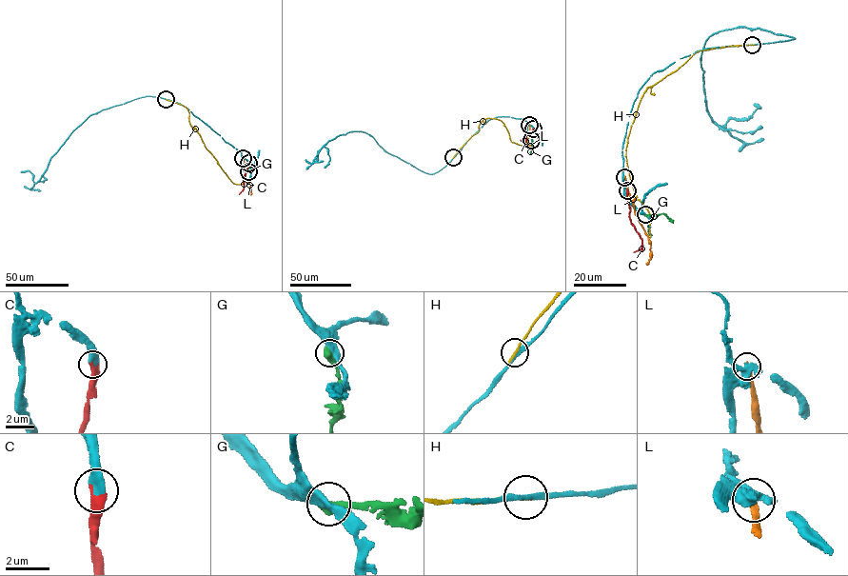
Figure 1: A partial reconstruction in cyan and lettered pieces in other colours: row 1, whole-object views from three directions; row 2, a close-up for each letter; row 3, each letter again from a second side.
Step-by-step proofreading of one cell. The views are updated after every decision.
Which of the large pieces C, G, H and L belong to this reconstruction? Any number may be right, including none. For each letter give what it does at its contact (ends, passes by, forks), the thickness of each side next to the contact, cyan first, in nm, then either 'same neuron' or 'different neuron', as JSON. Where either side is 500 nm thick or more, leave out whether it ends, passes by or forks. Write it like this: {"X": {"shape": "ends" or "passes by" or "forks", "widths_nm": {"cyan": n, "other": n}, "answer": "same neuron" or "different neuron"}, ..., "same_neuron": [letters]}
{"C": {"shape": "ends", "widths_nm": {"cyan": 480, "other": 480}, "answer": "same neuron"}, "G": {"widths_nm": {"cyan": 440, "other": 550}, "answer": "different neuron"}, "H": {"shape": "ends", "widths_nm": {"cyan": 240, "other": 200}, "answer": "different neuron"}, "L": {"widths_nm": {"cyan": 600, "other": 320}, "answer": "different neuron"}, "same_neuron": ["C"]}

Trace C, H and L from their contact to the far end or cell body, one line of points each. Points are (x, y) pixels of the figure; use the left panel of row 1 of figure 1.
C: (248, 163), (244, 188), (239, 194)
H: (166, 99), (186, 107), (189, 122), (205, 147), (231, 181), (243, 183)
L: (243, 158), (245, 181), (250, 186), (250, 194)

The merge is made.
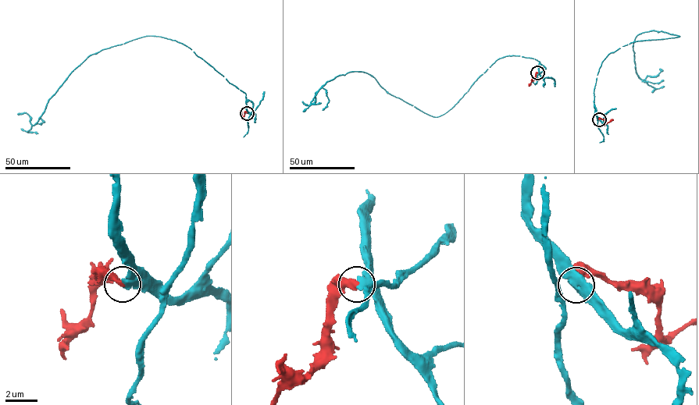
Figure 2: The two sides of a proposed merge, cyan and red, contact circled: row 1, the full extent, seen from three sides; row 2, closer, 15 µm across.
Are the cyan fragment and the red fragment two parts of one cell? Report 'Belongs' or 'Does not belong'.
Belongs

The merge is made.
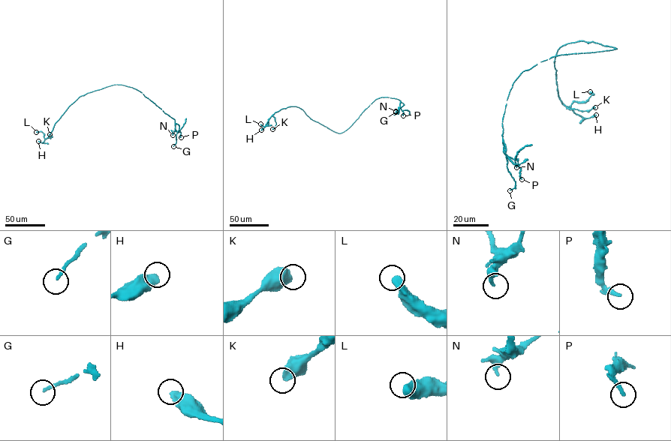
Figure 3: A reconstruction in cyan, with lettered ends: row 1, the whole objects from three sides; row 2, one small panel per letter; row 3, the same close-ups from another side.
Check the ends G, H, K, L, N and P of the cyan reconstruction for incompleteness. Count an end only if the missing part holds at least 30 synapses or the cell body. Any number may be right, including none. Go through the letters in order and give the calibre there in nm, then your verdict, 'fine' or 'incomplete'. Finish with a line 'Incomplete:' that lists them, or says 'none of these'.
G: 170 nm thick; fine
H: 500 nm thick; fine
K: 550 nm thick; fine
L: 550 nm thick; fine
N: 190 nm thick; fine
P: 240 nm thick; fine
Incomplete: none of these

